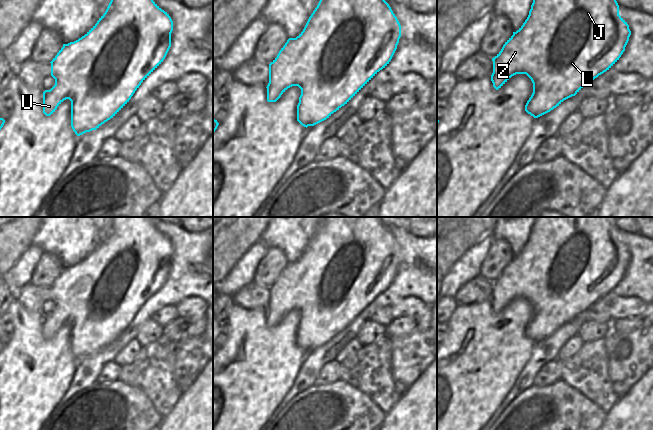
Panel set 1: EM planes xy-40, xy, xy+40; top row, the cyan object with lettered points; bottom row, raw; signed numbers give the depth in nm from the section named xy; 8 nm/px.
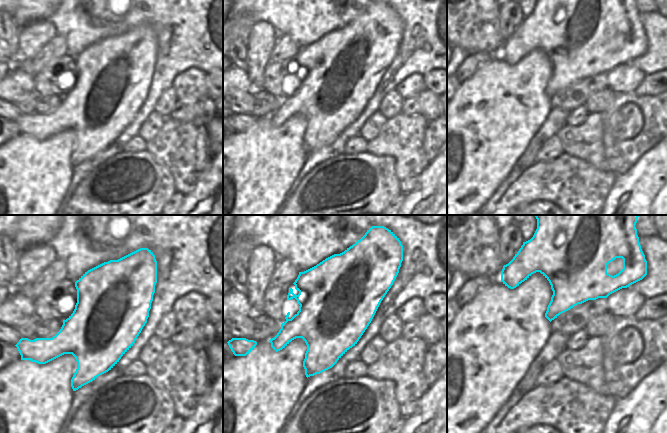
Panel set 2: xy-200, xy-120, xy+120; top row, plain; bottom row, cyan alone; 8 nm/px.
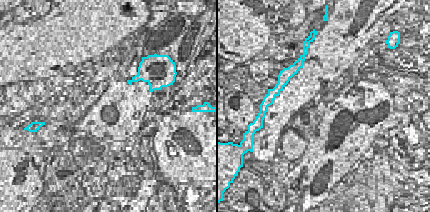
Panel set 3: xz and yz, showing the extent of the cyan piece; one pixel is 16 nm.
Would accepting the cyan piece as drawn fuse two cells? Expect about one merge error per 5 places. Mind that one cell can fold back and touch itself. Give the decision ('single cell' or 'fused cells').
single cell

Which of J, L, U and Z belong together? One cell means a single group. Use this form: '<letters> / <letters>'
J L U Z

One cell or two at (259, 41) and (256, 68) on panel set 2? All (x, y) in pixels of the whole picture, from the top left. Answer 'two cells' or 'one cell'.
one cell

